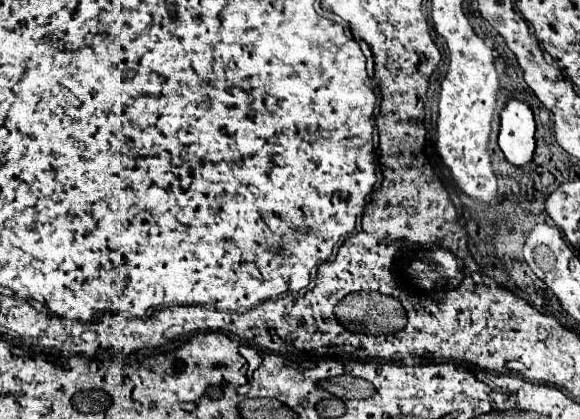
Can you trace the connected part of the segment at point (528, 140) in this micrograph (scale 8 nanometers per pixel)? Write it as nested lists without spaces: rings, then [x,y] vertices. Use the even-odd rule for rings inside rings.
[[[511,99],[501,113],[499,147],[513,167],[525,167],[533,161],[533,153],[537,147],[535,121],[531,109],[525,103]]]

